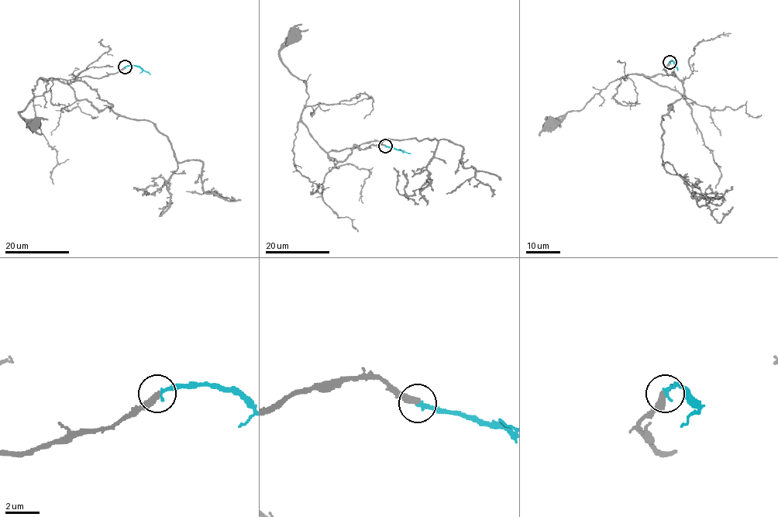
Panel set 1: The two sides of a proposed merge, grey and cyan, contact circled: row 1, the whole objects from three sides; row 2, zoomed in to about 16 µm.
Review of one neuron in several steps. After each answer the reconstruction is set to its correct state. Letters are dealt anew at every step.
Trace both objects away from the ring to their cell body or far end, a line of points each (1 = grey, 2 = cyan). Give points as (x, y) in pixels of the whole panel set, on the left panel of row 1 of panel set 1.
1: (124, 67), (99, 77), (40, 77), (48, 83), (43, 94), (34, 98), (18, 112), (36, 125)
2: (124, 67), (139, 67), (149, 74)

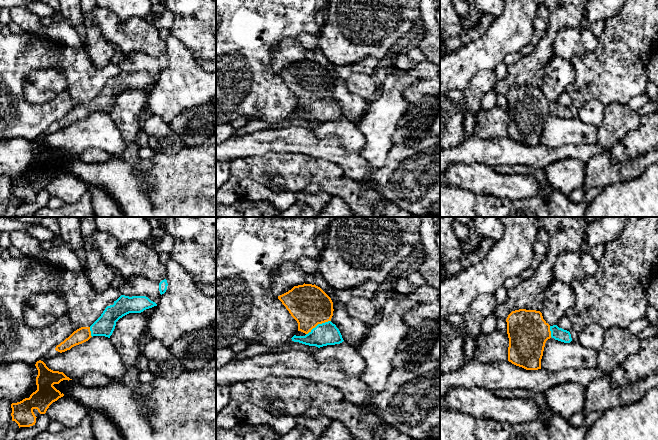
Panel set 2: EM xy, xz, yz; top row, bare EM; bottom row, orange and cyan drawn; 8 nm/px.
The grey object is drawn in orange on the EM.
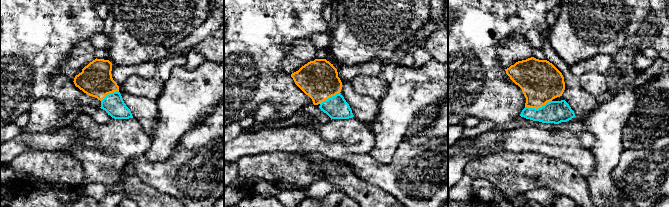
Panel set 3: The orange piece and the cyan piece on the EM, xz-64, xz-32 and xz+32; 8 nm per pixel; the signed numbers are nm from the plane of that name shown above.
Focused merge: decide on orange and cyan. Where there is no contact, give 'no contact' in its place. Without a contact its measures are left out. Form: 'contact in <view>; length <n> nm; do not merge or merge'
contact in xz; length 240 nm; merge

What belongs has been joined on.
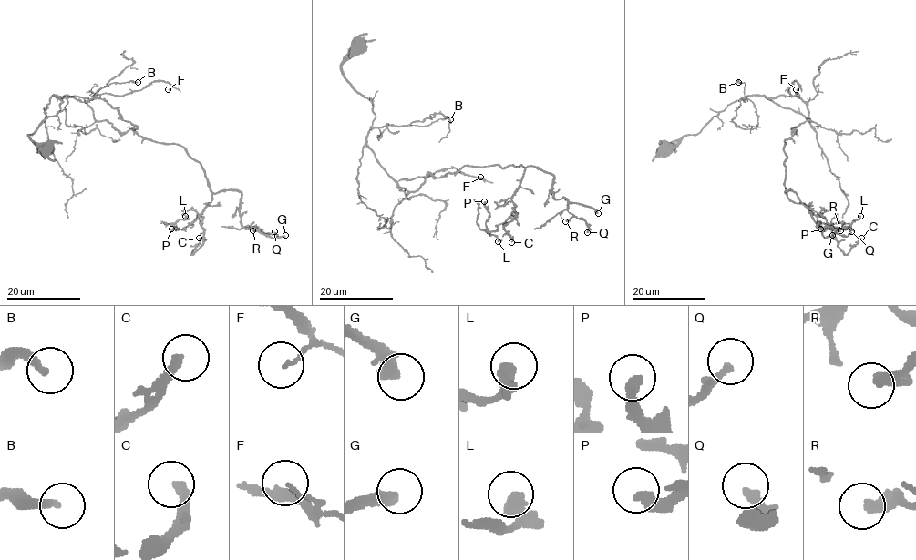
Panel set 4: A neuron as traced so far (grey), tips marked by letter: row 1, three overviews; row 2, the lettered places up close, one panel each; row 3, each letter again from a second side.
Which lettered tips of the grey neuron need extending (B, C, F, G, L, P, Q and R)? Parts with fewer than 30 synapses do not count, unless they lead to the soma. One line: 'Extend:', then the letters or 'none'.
Extend: C, G, Q

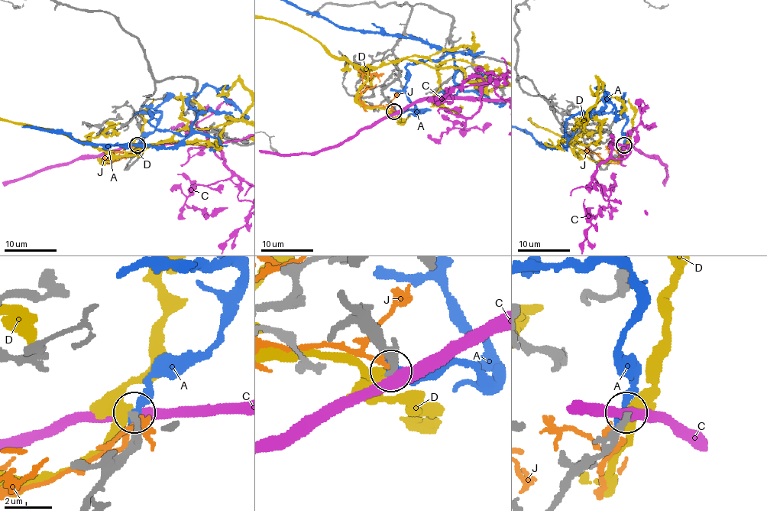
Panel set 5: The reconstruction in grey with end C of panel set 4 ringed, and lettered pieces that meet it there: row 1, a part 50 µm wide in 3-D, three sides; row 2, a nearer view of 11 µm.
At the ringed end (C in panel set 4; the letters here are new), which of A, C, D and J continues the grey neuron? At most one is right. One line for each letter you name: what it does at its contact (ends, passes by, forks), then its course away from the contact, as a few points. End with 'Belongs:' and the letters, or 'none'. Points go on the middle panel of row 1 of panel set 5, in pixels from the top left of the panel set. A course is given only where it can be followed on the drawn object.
Belongs: none

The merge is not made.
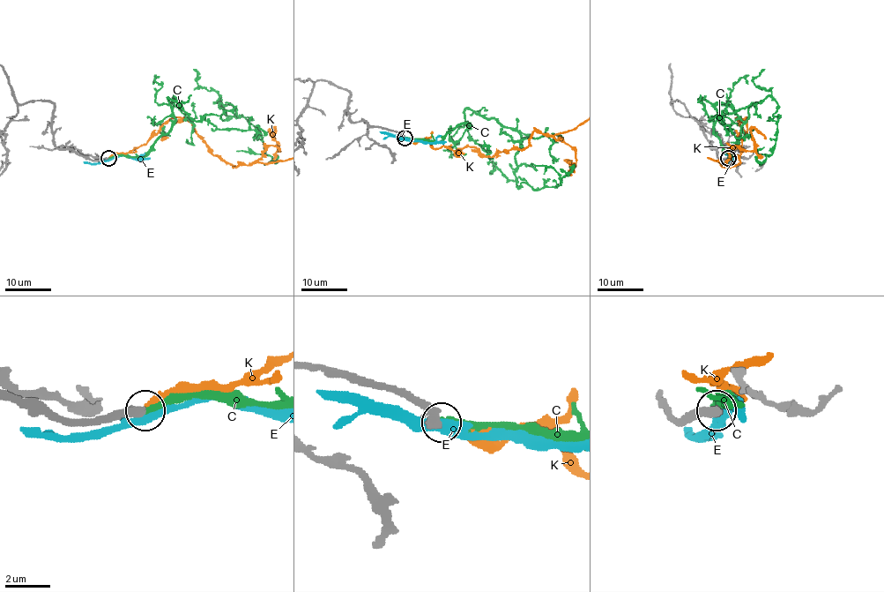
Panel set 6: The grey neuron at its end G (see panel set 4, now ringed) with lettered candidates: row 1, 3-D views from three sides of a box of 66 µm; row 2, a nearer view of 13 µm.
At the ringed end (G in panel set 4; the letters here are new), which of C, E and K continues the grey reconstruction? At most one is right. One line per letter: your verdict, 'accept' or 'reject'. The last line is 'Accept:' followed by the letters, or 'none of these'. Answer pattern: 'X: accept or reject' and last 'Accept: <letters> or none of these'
C: accept
E: reject
K: reject
Accept: C

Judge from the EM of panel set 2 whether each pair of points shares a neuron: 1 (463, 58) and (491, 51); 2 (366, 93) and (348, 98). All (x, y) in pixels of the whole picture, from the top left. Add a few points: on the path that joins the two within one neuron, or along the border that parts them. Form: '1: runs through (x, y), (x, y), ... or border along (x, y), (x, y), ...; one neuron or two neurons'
1: runs through (470, 58), (484, 53); one neuron
2: border along (344, 80), (345, 86), (352, 93), (366, 100); two neurons

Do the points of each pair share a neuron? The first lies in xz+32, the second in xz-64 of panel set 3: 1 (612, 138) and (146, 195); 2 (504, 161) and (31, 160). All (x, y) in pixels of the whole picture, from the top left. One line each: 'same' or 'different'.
1: different
2: same

